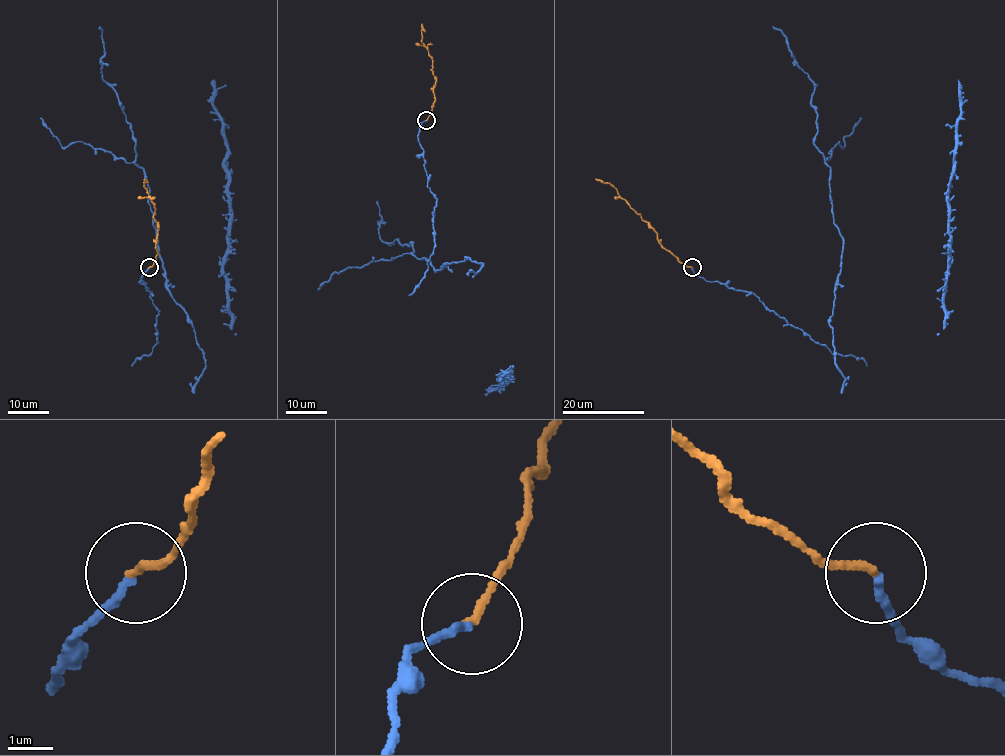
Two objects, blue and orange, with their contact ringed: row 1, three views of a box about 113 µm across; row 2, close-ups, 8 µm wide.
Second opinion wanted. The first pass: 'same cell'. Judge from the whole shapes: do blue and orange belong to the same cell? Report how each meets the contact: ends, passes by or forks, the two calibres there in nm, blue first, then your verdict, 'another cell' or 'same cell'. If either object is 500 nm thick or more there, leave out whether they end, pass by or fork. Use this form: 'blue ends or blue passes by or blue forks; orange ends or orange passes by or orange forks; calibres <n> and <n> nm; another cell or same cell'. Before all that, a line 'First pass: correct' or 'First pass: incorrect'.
First pass: correct
blue ends; orange ends; calibres 180 and 170 nm; same cell

